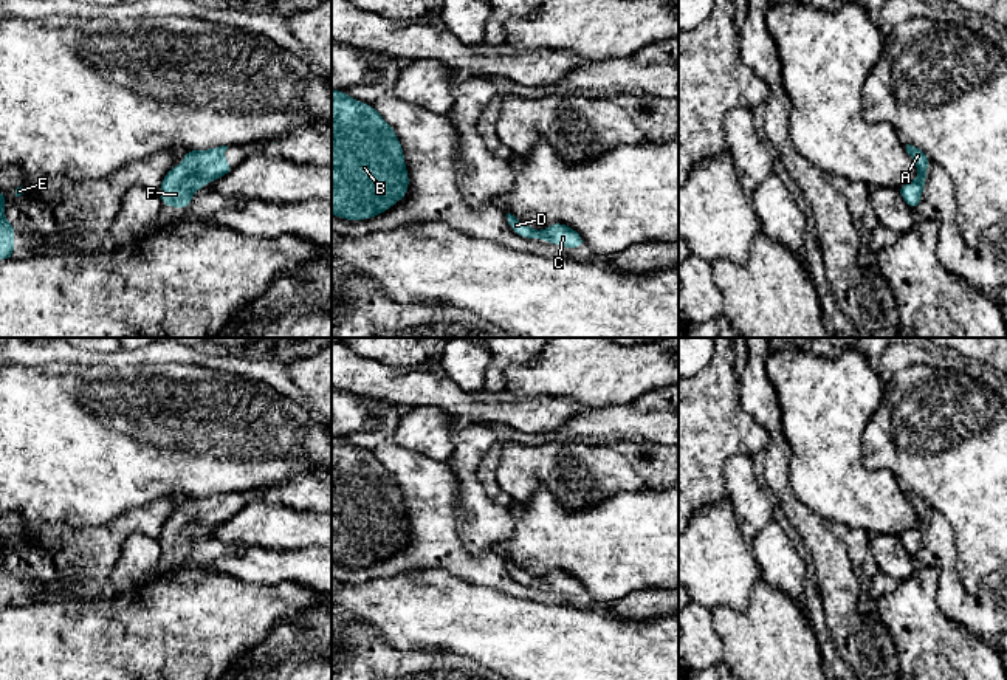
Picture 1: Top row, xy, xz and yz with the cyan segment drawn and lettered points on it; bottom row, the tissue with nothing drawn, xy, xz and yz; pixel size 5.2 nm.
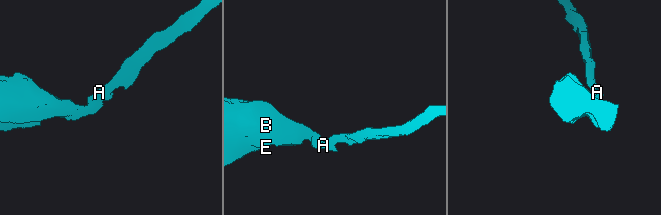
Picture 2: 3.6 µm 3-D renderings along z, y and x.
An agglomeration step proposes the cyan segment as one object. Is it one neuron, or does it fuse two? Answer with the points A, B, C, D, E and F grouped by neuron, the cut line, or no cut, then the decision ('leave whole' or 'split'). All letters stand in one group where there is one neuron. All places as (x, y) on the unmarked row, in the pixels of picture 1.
A B C D E F | no cut | leave whole

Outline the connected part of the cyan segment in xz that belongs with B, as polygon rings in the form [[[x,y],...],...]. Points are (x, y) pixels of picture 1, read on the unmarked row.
[[[332,437],[332,562],[366,567],[407,541],[409,522],[395,477],[370,452]]]

